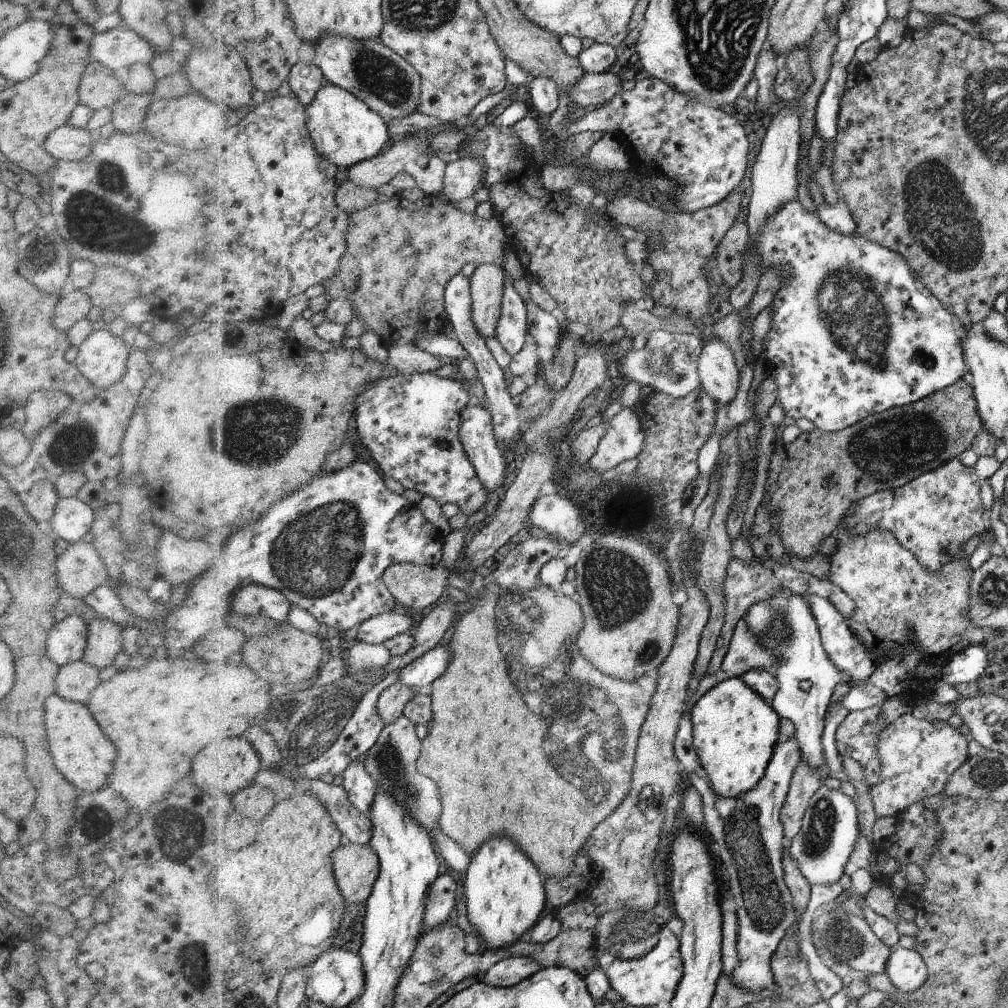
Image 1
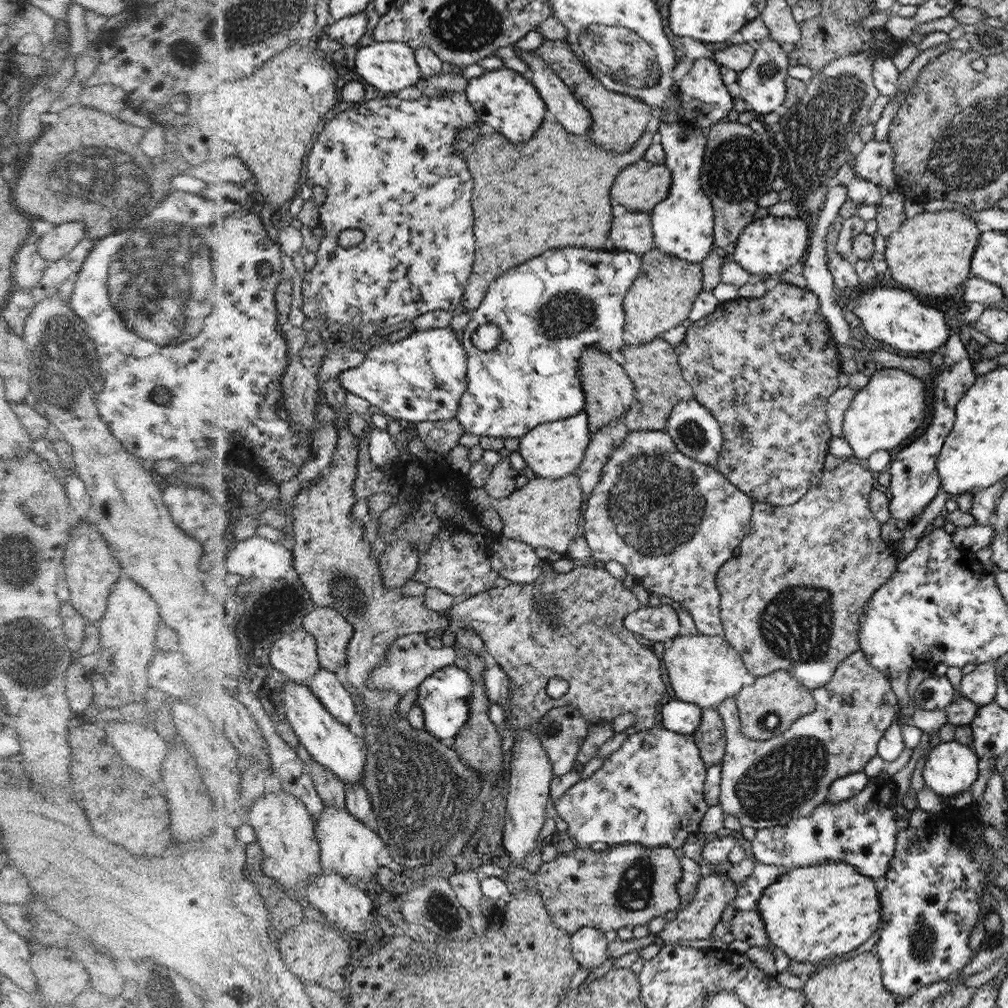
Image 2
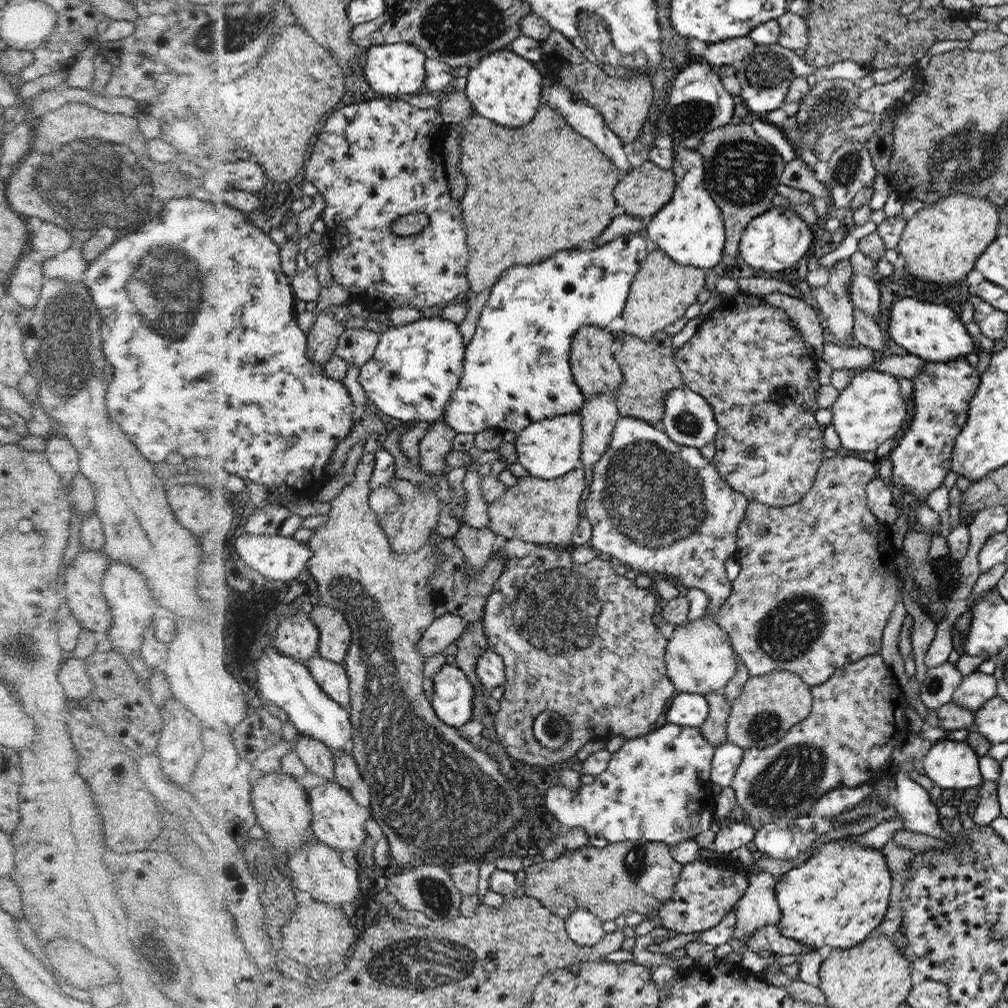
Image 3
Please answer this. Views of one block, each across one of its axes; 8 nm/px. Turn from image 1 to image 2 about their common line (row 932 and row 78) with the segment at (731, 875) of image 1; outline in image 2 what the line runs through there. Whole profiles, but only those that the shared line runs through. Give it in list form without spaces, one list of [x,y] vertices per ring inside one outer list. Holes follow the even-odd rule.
[[[774,40],[756,46],[754,51],[748,68],[739,72],[735,92],[740,100],[746,102],[748,109],[756,114],[756,117],[761,118],[769,112],[774,112],[778,106],[782,106],[788,96],[788,87],[785,82],[789,78],[790,58],[789,54]]]

